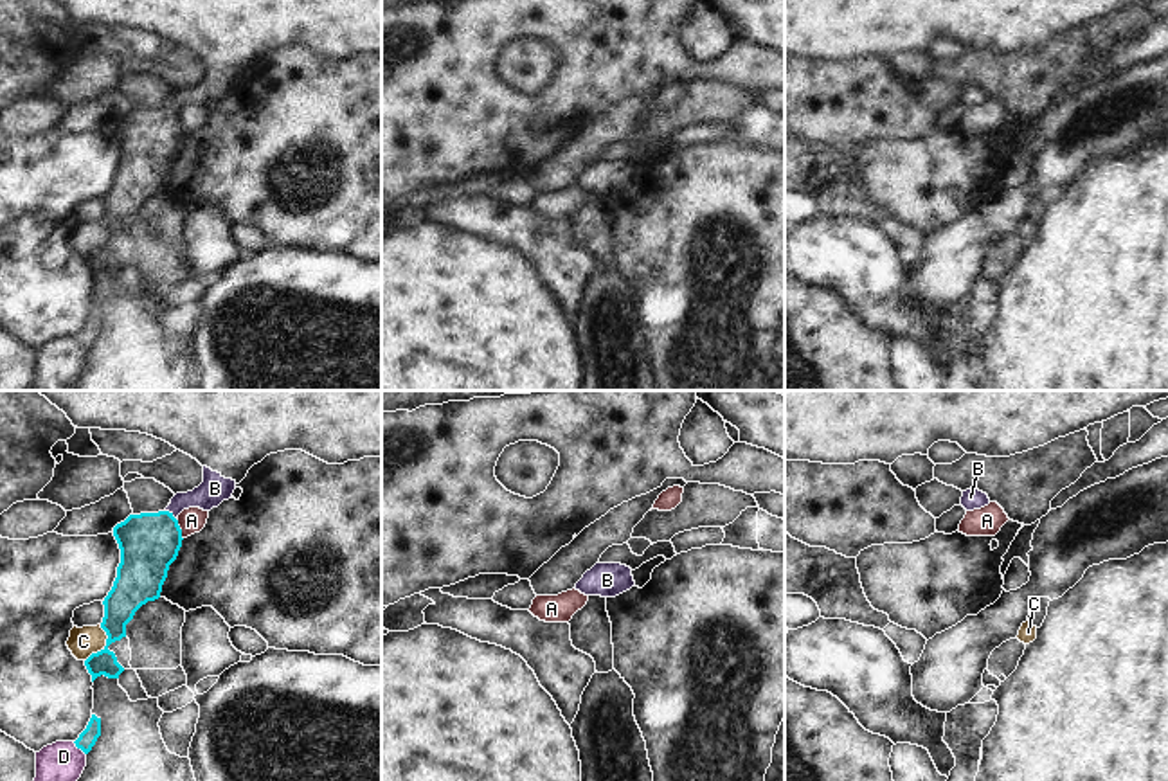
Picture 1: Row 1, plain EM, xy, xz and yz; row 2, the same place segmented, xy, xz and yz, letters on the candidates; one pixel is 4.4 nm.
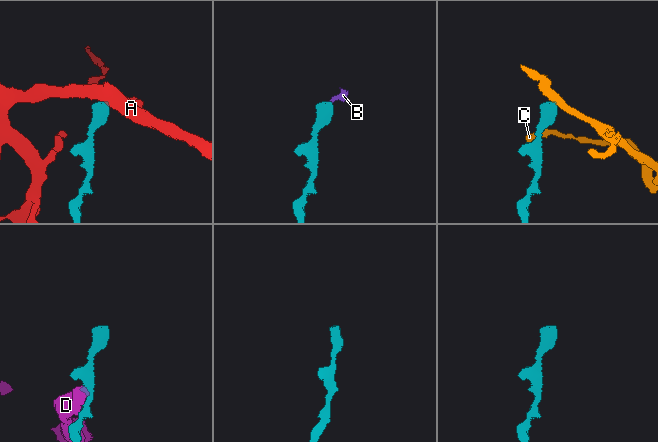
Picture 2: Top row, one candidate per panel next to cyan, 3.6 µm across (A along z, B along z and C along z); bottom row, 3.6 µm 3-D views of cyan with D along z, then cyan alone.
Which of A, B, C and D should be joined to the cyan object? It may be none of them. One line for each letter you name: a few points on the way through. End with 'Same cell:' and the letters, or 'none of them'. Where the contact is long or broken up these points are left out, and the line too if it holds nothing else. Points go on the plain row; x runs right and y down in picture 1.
B: way xy (150, 139), (170, 110), (215, 85)
Same cell: B

